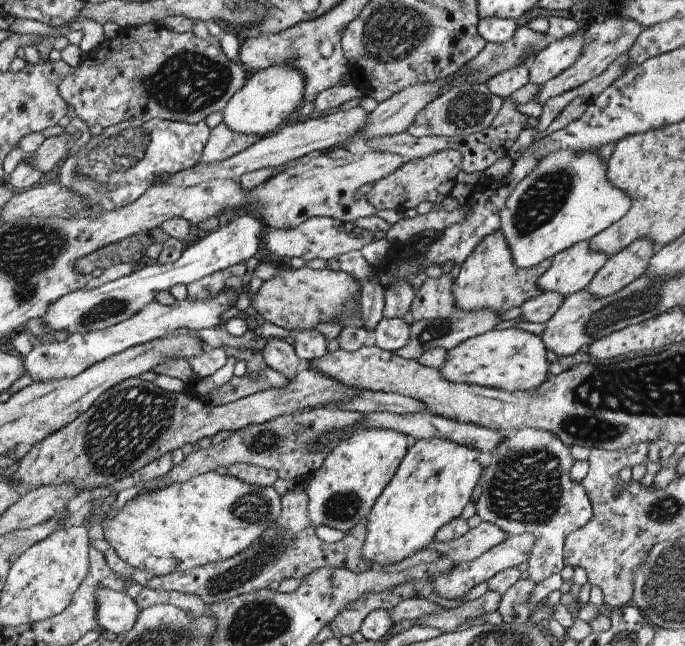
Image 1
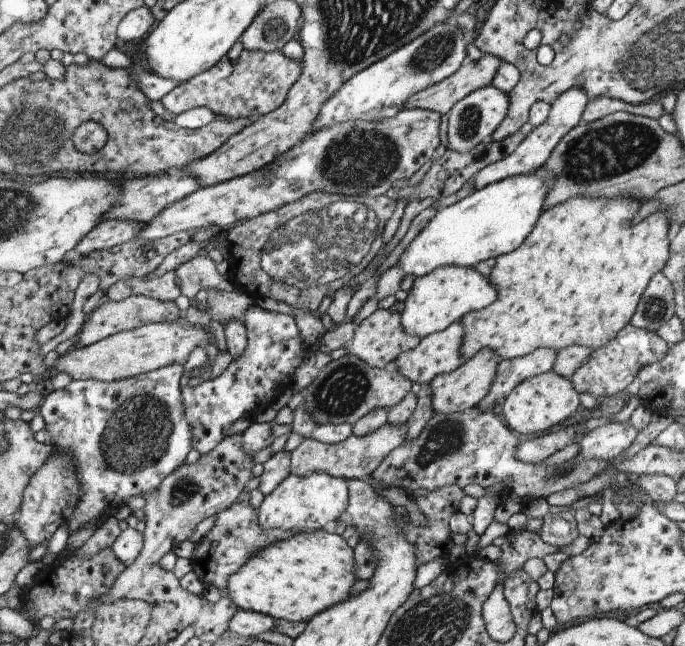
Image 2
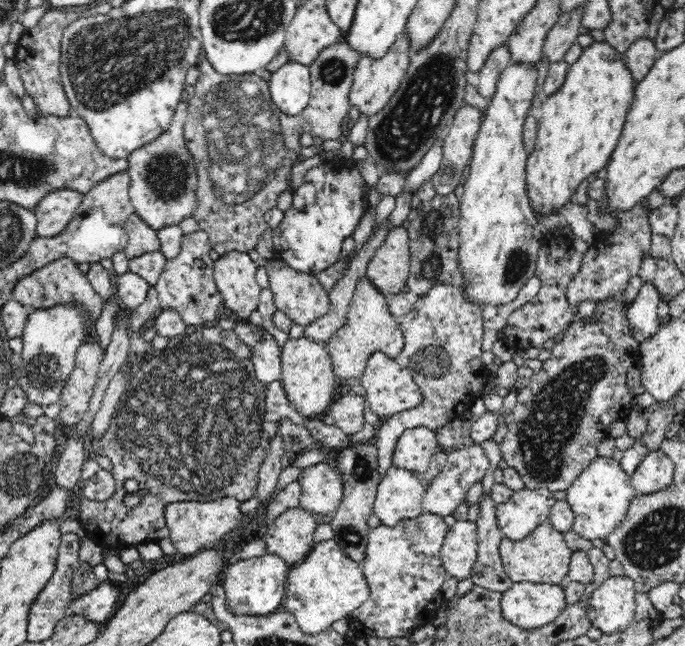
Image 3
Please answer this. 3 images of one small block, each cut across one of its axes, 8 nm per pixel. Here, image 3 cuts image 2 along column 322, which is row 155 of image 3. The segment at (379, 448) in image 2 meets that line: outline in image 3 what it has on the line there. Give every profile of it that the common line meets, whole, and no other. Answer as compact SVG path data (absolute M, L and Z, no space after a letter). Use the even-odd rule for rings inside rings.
M467 103L456 111L447 135L442 140L442 164L431 178L437 195L454 193L460 184L462 171L471 161L482 119L481 112Z

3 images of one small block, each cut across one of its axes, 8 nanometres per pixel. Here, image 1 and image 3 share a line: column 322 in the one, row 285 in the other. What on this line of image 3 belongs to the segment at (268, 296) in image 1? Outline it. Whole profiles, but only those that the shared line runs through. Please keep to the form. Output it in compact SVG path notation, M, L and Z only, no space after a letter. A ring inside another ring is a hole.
M277 257L266 261L265 268L270 280L270 290L273 292L275 307L285 312L292 322L307 327L329 311L329 292L322 287L316 276L296 271Z

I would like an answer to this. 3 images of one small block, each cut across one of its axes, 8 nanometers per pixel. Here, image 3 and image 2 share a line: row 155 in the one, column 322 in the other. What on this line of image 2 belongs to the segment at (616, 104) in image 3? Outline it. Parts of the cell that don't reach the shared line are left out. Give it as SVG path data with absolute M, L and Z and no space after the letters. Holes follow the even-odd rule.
M326 528L312 531L298 531L292 538L278 540L262 550L258 550L246 564L228 578L226 589L228 598L238 609L271 616L273 619L284 619L293 623L310 620L316 614L324 612L338 602L350 598L350 588L356 582L354 576L354 551L346 539Z

